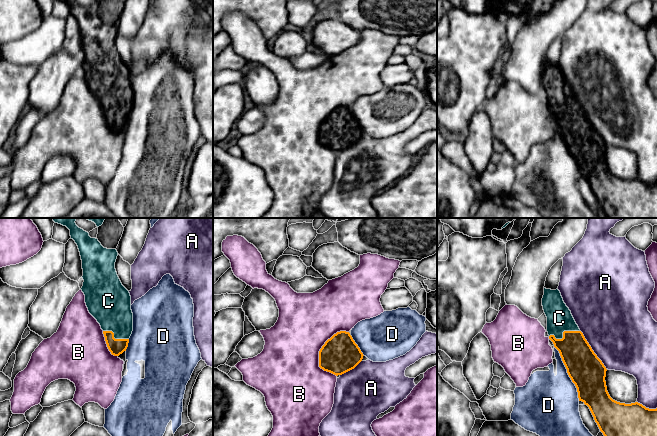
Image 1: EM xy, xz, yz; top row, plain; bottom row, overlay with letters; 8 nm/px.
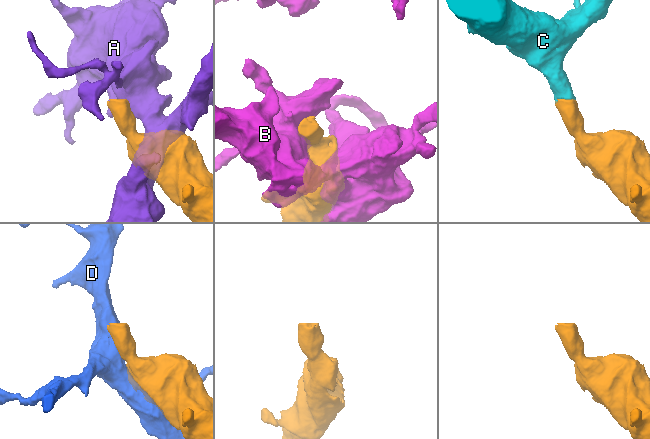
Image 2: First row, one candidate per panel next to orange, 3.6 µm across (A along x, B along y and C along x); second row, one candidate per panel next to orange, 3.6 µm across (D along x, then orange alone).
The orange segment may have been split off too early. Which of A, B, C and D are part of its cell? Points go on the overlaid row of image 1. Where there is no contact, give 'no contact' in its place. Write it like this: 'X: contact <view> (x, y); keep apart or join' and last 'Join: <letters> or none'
A: contact yz (592, 350); keep apart
B: contact xz (323, 345); keep apart
C: contact yz (563, 333); join
D: contact yz (567, 372); keep apart
Join: C

